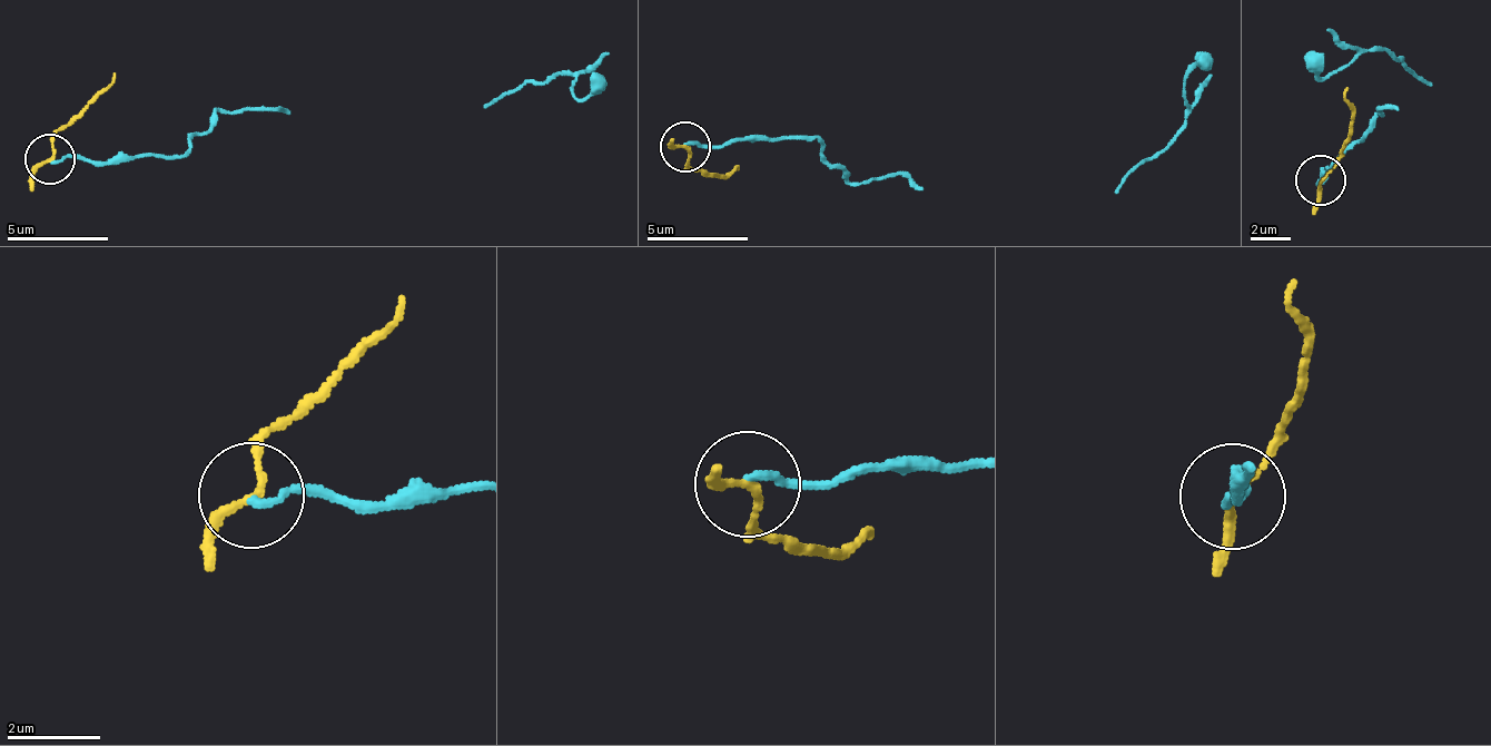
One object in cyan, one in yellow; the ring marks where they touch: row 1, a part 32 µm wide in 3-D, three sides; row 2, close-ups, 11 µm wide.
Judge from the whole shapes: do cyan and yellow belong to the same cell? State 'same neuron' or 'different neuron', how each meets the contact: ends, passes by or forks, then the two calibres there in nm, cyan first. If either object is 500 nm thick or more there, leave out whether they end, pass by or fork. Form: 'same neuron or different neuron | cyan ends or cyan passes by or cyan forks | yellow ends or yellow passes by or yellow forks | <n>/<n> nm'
different neuron | cyan ends | yellow passes by | 160/160 nm

